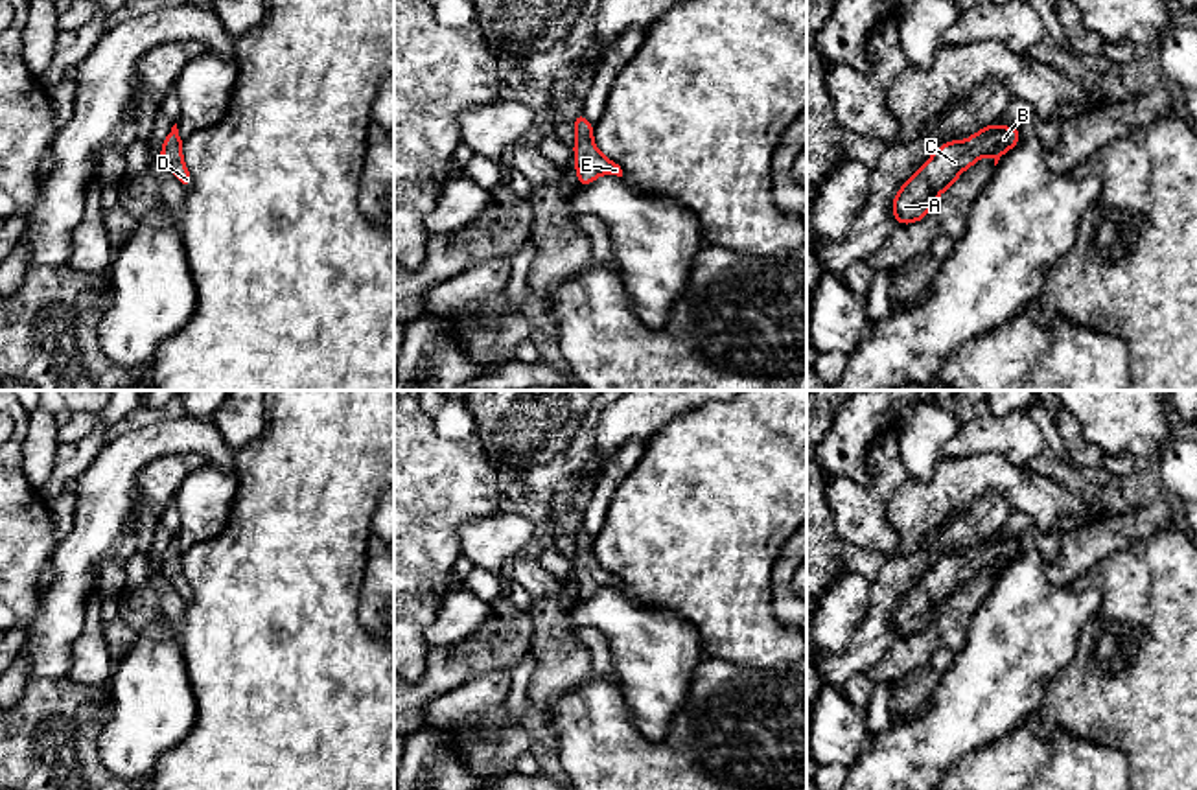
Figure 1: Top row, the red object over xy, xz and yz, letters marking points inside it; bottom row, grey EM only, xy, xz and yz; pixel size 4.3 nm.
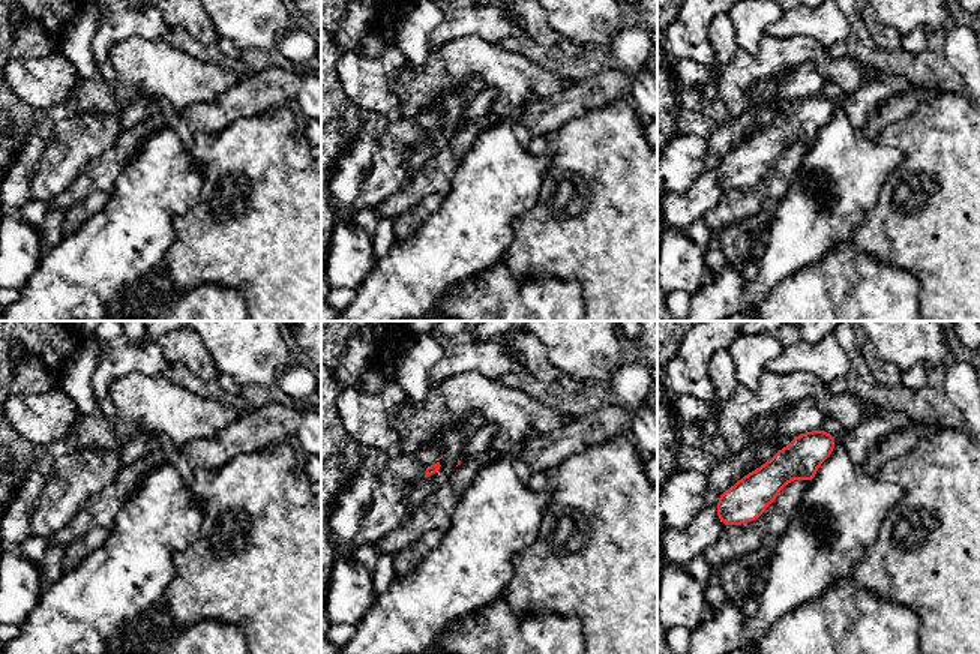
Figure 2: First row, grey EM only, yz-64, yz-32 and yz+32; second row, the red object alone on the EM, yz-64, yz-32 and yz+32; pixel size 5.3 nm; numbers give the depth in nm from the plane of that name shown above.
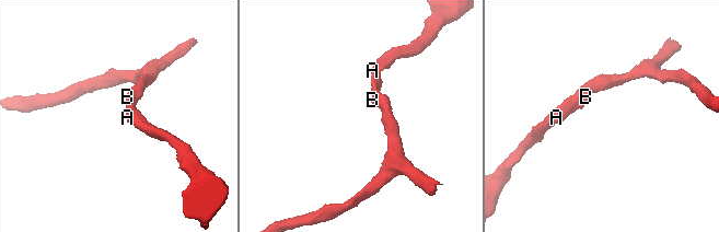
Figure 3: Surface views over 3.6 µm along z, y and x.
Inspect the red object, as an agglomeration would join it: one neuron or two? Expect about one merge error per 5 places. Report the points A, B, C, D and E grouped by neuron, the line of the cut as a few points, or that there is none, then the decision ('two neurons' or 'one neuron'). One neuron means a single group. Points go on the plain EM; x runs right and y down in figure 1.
A B C D E | no cut | one neuron

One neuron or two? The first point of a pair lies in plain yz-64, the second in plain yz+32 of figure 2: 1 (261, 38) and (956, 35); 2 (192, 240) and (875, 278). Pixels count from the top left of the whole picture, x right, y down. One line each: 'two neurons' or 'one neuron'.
1: two neurons
2: two neurons

